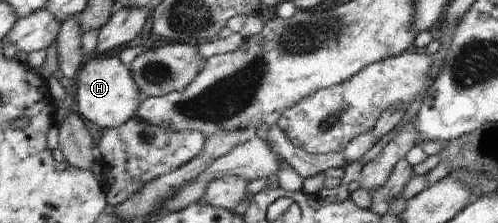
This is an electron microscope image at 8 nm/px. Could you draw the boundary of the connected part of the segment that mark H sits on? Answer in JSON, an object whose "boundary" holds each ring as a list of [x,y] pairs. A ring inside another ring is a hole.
{"boundary":[[[117,56],[87,59],[81,70],[72,71],[75,85],[77,111],[91,123],[97,123],[101,129],[111,129],[123,125],[135,117],[139,88],[134,82],[129,65],[124,64]]]}

